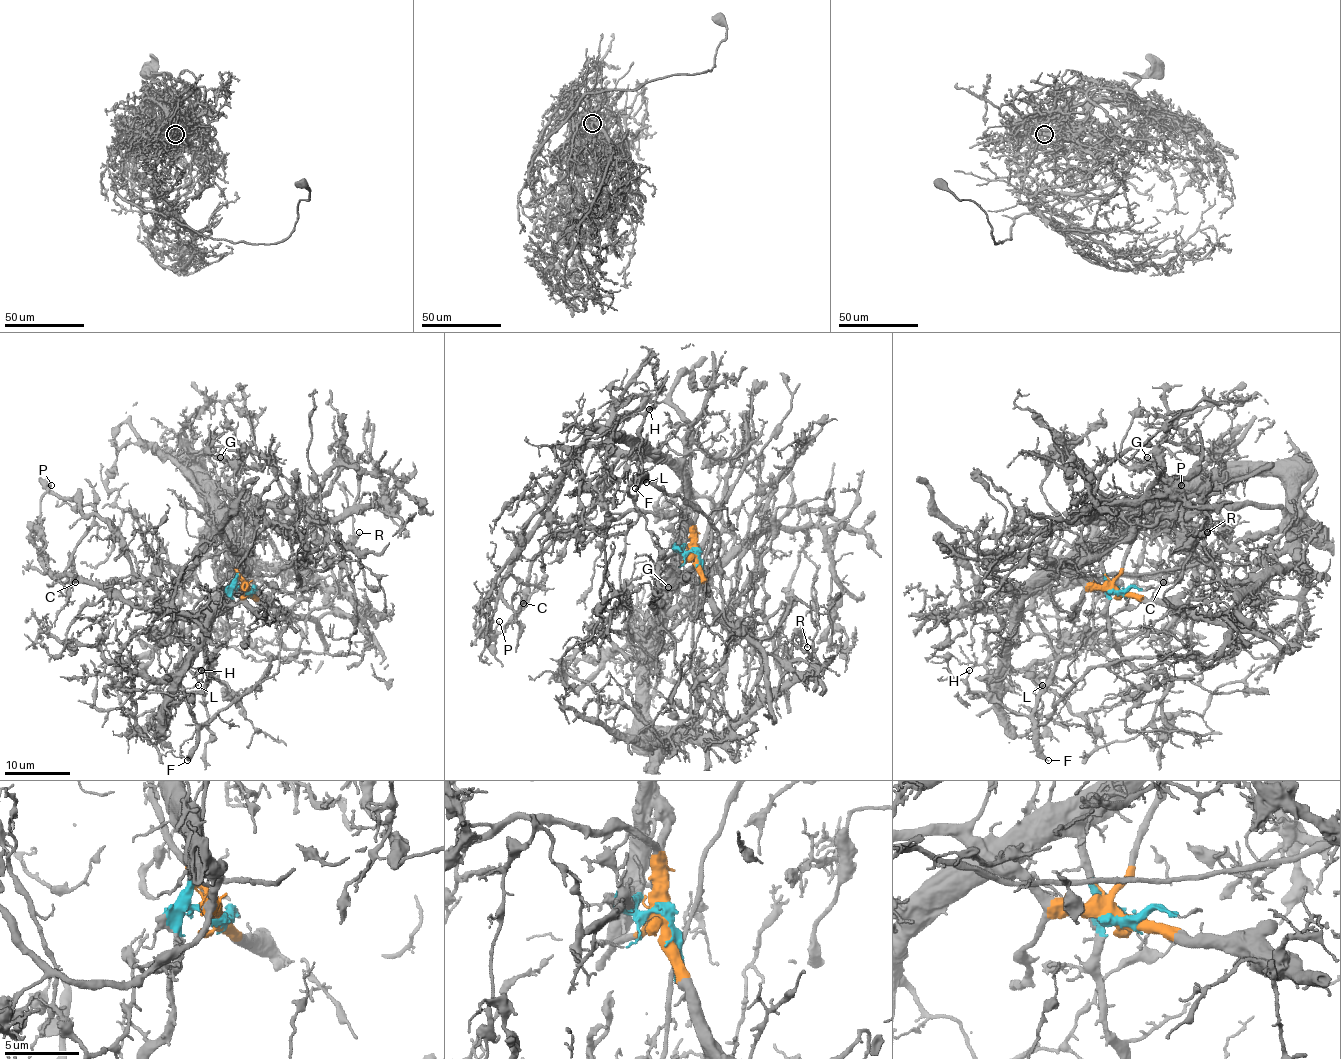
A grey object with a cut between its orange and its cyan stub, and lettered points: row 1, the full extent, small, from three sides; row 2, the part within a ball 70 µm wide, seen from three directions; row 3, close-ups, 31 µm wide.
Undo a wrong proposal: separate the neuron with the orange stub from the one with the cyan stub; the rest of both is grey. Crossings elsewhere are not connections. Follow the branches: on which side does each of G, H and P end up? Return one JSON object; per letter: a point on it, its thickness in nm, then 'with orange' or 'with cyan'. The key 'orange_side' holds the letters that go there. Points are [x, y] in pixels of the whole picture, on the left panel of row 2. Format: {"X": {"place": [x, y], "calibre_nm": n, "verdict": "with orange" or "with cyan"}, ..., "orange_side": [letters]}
{"G": {"place": [220, 457], "calibre_nm": 160, "verdict": "with cyan"}, "H": {"place": [201, 670], "calibre_nm": 90, "verdict": "with orange"}, "P": {"place": [51, 485], "calibre_nm": 160, "verdict": "with orange"}, "orange_side": ["H", "P"]}

